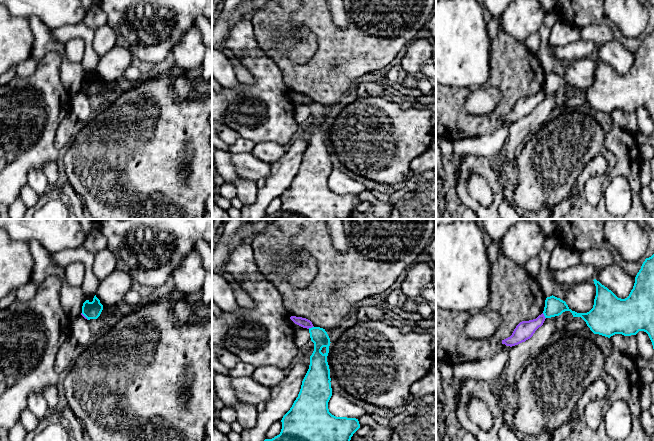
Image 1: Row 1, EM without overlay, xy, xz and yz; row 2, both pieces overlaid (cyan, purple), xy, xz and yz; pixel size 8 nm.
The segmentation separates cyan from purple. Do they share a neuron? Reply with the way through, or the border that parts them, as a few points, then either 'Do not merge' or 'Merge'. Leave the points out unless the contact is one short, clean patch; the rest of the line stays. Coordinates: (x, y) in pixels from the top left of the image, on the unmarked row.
Boundary: xz (313, 102), (308, 104). Do not merge

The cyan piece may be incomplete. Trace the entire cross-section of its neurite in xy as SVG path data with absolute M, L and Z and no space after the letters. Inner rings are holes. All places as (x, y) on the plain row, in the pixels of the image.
M96 73L93 74L93 77L90 78L86 76L82 82L82 90L88 95L97 95L103 86L103 81L100 79L100 76Z

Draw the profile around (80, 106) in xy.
M81 90L71 94L70 97L71 111L77 116L78 121L87 122L92 117L89 96Z

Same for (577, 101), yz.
M573 93L564 103L566 108L581 110L583 107L589 107L593 112L594 109L587 102L586 98L581 93Z

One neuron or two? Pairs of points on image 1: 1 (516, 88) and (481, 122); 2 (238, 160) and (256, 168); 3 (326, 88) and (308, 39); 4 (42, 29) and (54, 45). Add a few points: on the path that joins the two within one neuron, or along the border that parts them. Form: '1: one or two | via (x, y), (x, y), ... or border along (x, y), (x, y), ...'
1: one | via (509, 98), (506, 105), (491, 120)
2: one | via (242, 162), (252, 168)
3: two | border along (312, 30), (315, 53), (304, 63), (293, 63)
4: one | via (42, 33), (50, 41)

